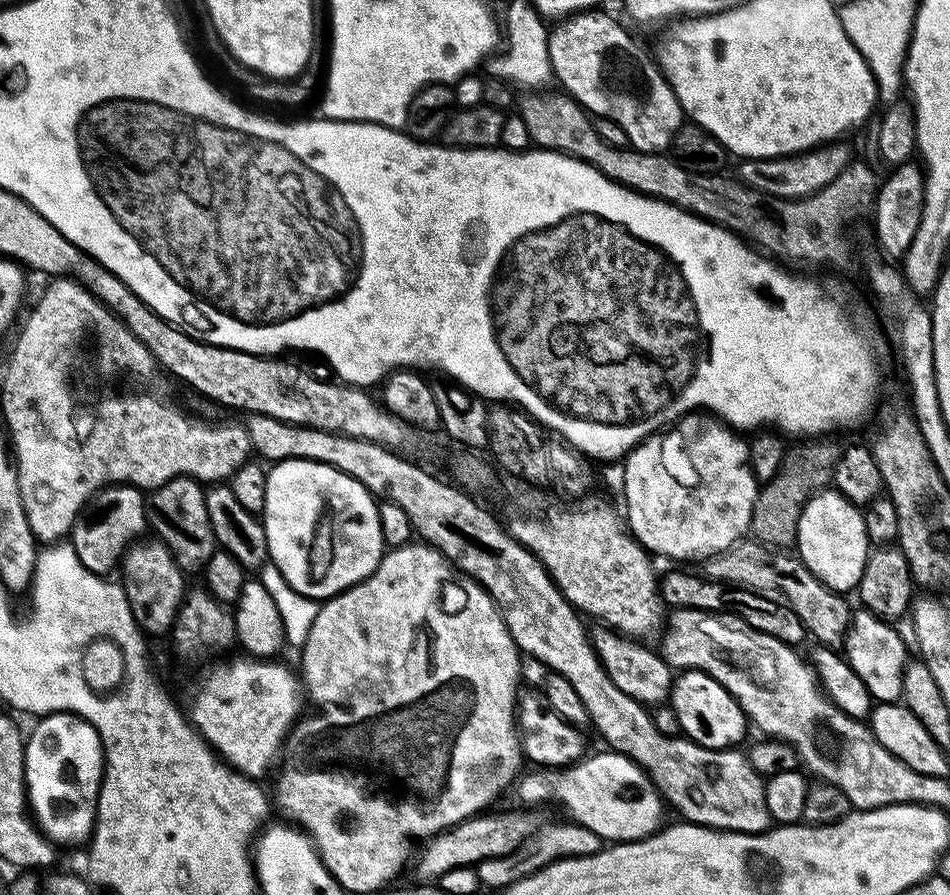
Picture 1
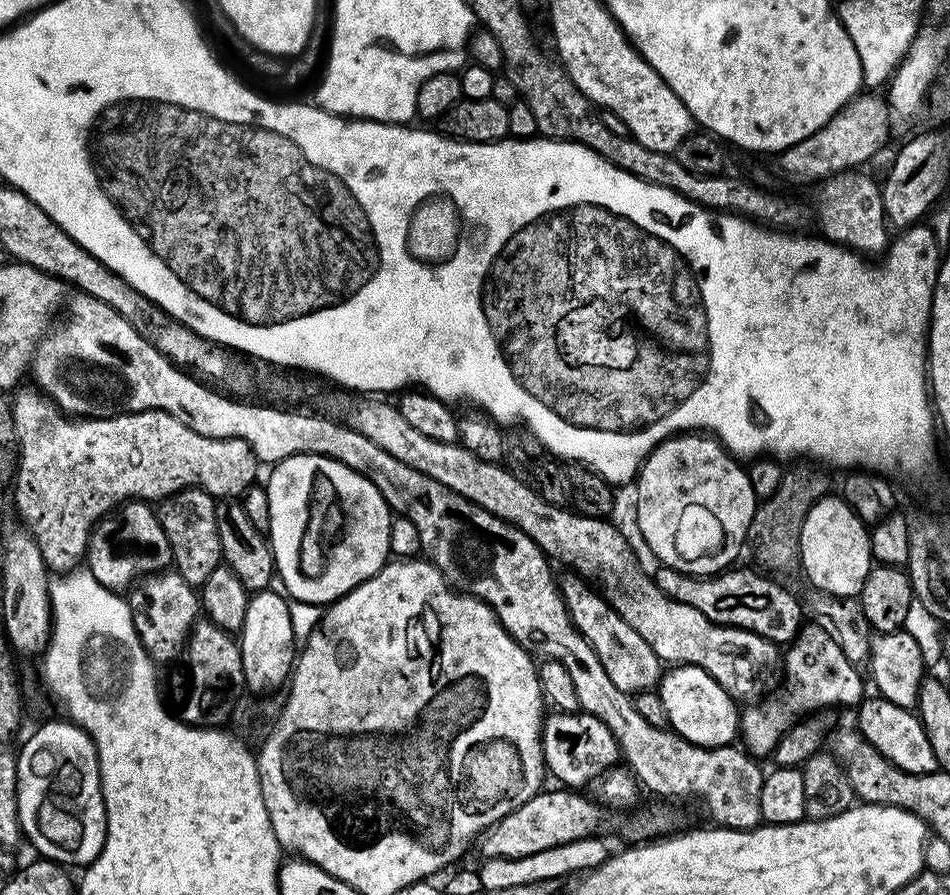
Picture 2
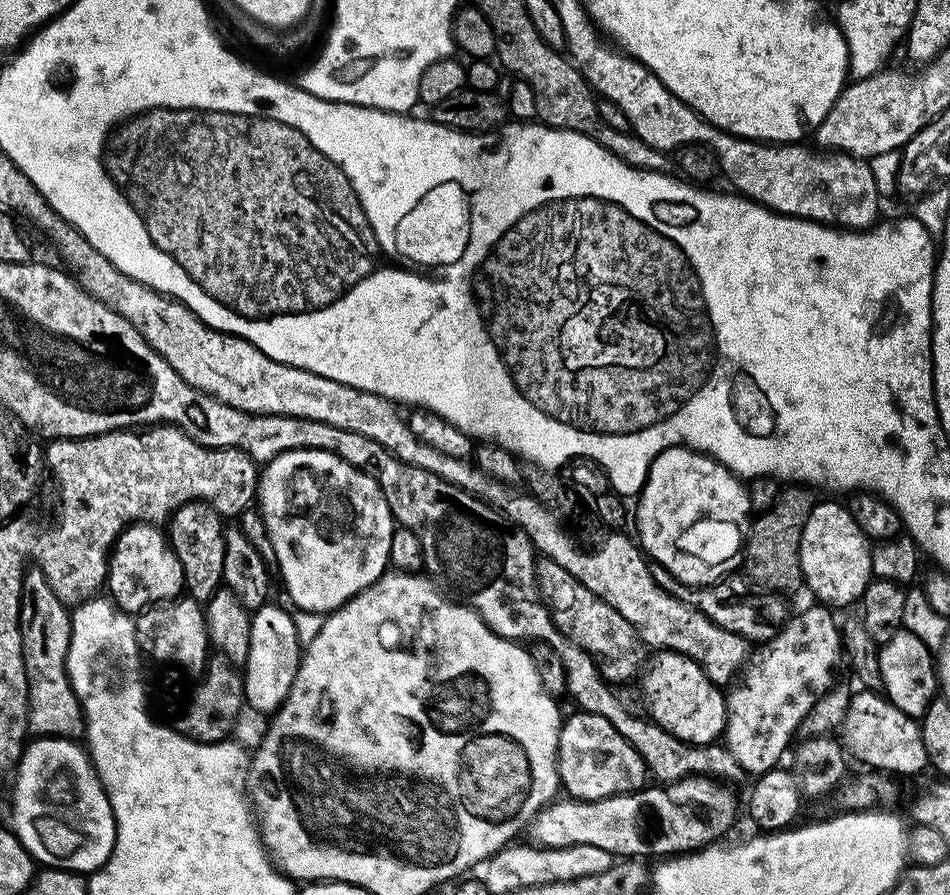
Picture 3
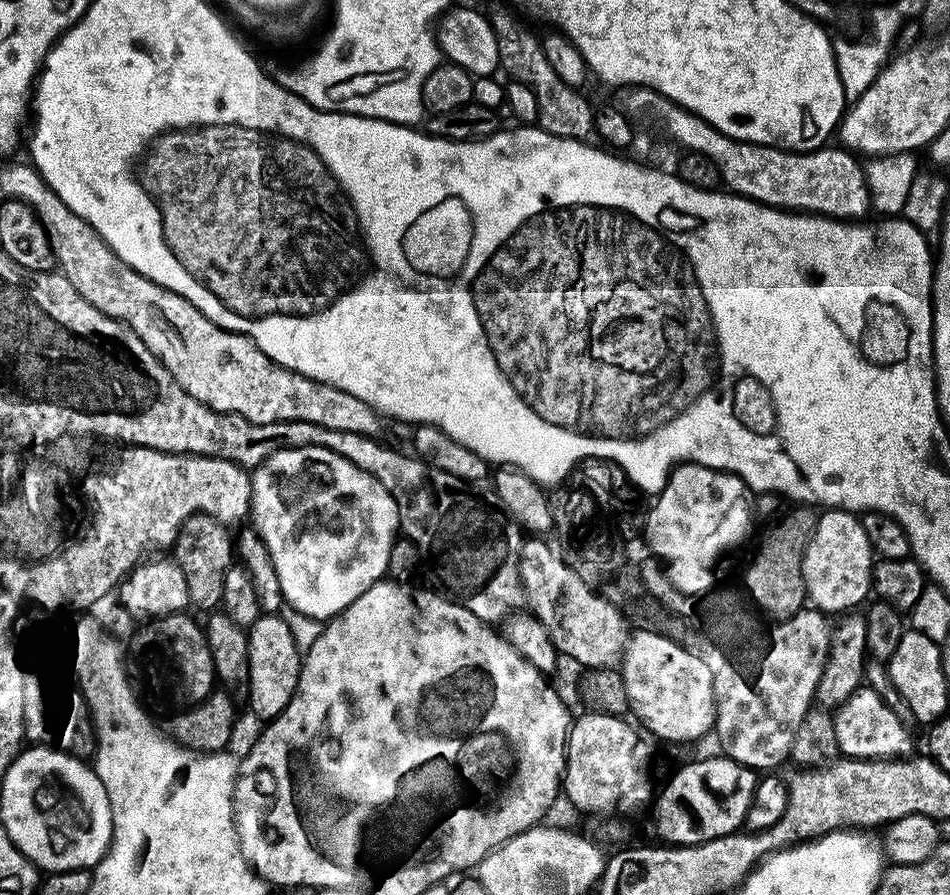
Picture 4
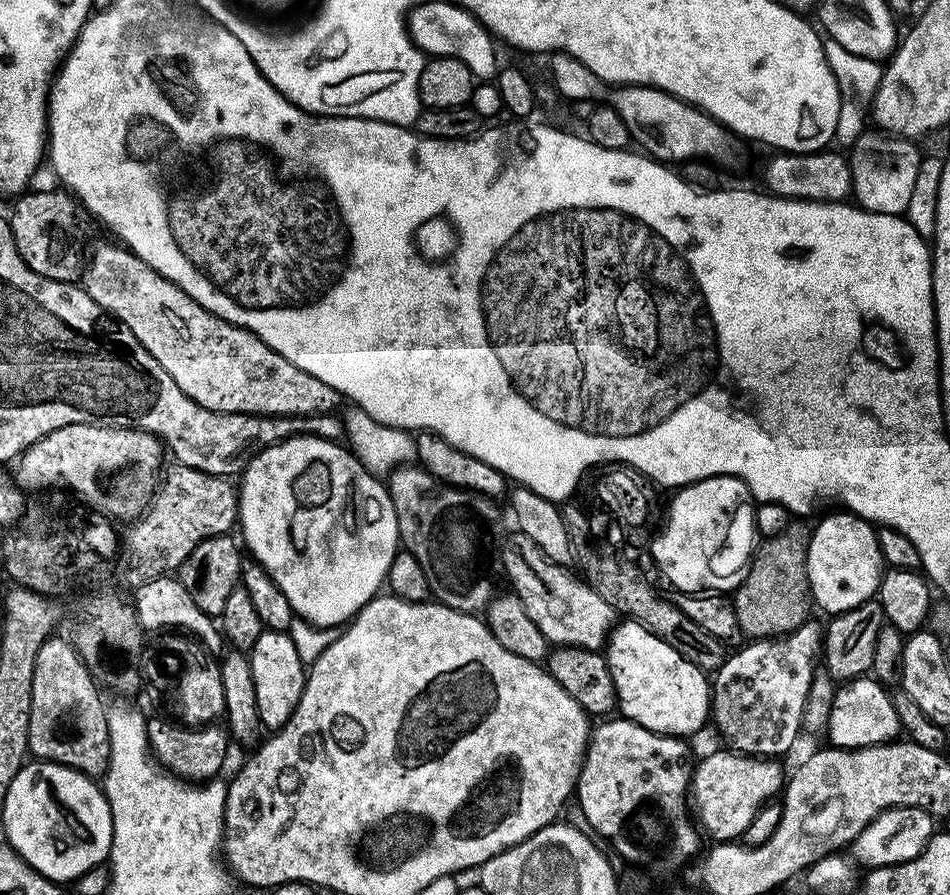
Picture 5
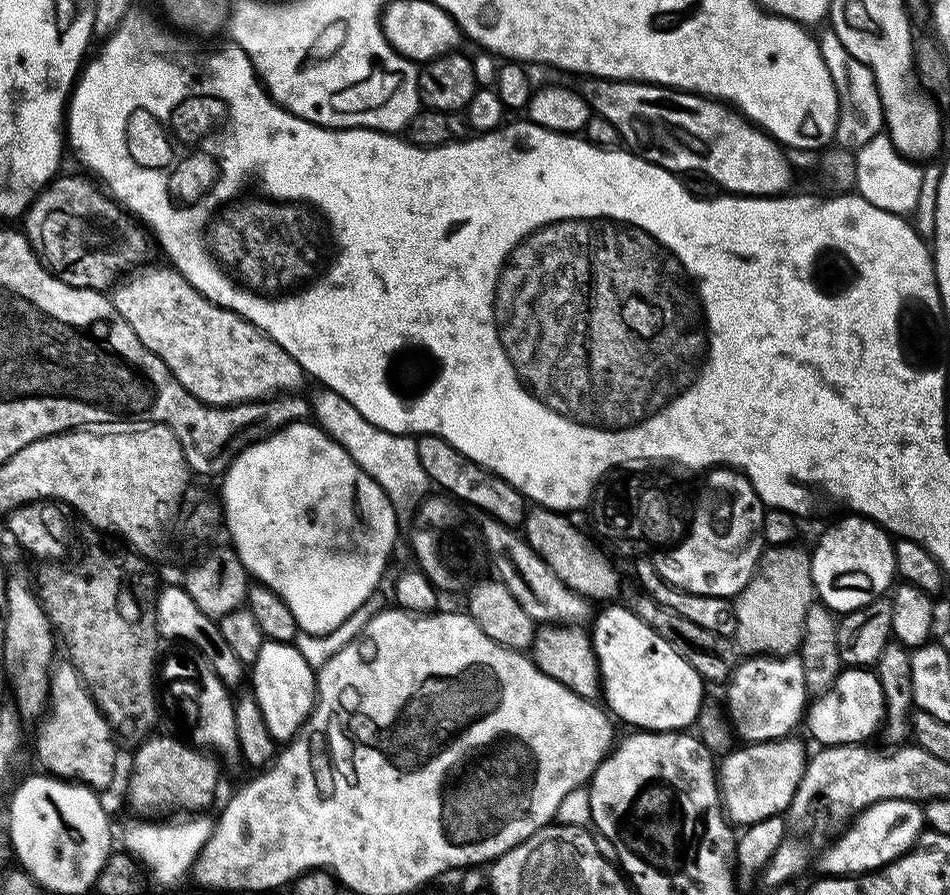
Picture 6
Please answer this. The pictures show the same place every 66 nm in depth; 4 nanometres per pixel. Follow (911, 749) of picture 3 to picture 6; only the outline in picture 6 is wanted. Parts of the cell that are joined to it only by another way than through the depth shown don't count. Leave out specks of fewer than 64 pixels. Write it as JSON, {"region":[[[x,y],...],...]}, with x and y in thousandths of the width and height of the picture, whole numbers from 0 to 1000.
{"region":[[[889,745],[876,763],[876,768],[862,774],[859,782],[851,791],[851,818],[860,827],[860,832],[875,834],[877,831],[908,831],[917,828],[917,822],[923,821],[931,807],[931,777],[921,750],[914,746]]]}

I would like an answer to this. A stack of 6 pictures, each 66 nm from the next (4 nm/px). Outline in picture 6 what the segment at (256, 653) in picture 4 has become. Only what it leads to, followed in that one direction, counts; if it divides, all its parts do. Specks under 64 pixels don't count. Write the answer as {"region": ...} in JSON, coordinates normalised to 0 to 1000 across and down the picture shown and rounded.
{"region":[[[291,715],[276,717],[272,733],[263,744],[263,769],[283,820],[292,830],[304,830],[327,799],[333,783],[332,752],[308,718],[293,718]]]}

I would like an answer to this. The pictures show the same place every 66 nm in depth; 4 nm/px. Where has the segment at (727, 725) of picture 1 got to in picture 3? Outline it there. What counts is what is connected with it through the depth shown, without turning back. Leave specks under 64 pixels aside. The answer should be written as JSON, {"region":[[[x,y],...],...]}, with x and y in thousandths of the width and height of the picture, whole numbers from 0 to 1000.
{"region":[[[698,726],[687,733],[691,734],[681,739],[676,751],[681,799],[694,813],[699,813],[723,831],[740,834],[757,828],[765,804],[763,774],[749,763],[741,747],[725,733]]]}

